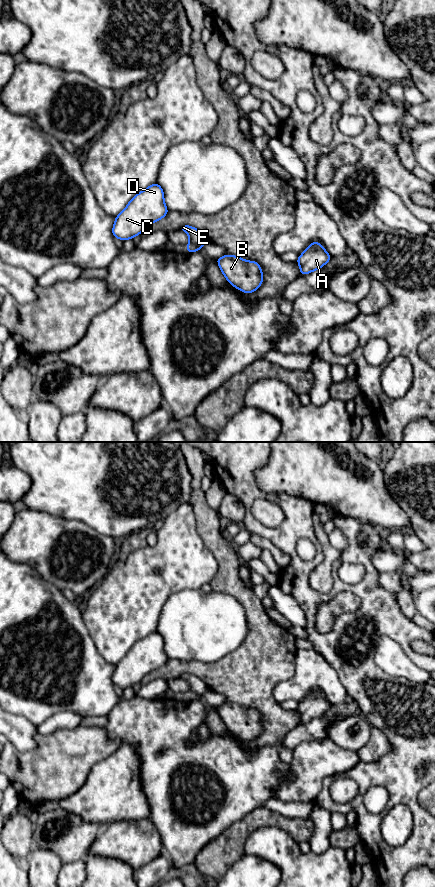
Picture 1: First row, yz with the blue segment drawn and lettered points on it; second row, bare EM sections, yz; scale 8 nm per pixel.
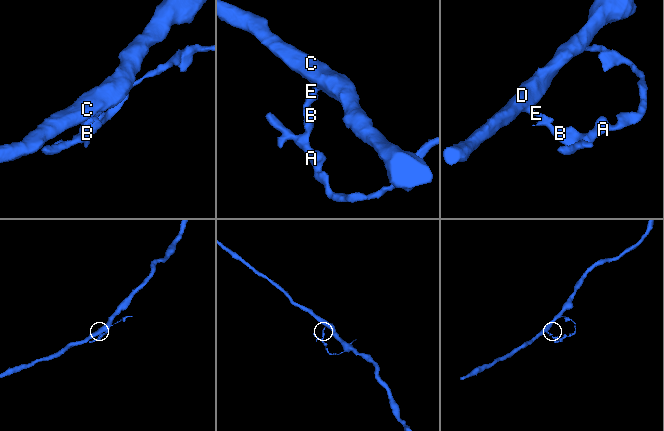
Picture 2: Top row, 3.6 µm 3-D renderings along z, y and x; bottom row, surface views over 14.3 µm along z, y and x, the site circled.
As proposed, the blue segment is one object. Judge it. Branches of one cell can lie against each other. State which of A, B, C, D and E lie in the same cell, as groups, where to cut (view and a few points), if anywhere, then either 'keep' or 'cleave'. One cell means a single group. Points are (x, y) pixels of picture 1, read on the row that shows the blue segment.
A B / C D E | yz (190, 241), (200, 247) | cleave

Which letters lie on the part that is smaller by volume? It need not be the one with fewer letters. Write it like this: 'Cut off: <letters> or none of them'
Cut off: A, B

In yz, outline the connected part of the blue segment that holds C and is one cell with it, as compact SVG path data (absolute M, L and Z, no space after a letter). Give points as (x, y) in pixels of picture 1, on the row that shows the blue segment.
M154 183L137 193L115 217L113 237L122 241L133 239L141 235L147 226L165 217L168 212L164 191L158 183Z

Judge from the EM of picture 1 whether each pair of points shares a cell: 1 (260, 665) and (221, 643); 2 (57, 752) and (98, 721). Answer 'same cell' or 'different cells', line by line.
1: different cells
2: different cells

